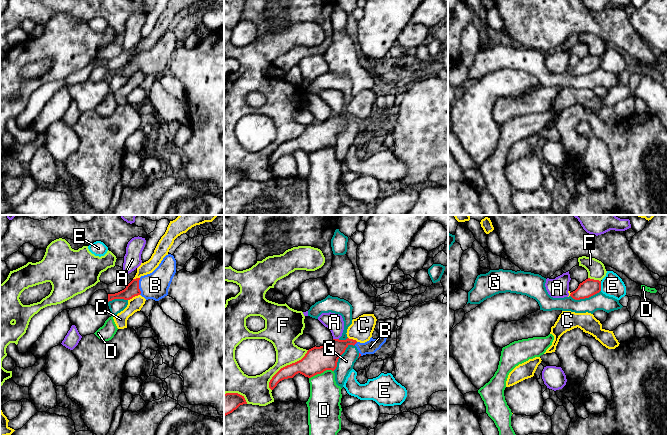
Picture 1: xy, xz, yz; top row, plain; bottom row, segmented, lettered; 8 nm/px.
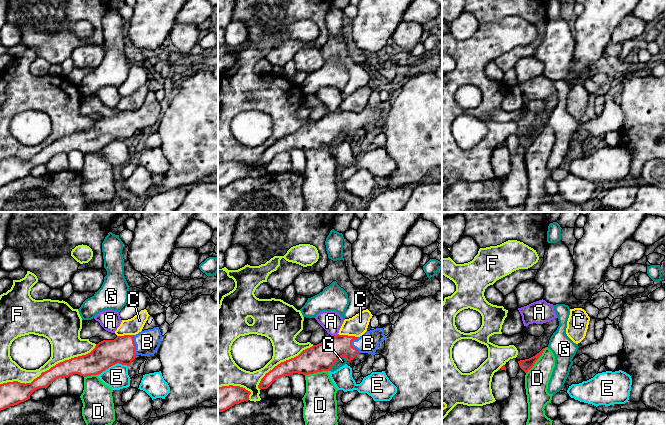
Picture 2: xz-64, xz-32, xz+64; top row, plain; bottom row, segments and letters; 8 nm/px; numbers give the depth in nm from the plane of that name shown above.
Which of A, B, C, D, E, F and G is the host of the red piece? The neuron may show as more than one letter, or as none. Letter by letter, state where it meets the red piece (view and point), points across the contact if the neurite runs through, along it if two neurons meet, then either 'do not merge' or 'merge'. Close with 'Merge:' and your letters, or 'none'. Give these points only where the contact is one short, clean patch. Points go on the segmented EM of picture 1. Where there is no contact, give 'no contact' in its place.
A: xz (336, 339) | along xz (333, 338), (338, 339) | do not merge
B: xy (138, 286) | across xy (132, 289), (138, 286), (155, 285) | merge
C: xy (133, 296) | along xy (139, 294), (128, 300) | do not merge
D: xz (321, 372) | along xz (333, 370), (324, 370), (309, 378) | do not merge
E: yz (600, 286) | do not merge
F: xz (285, 366) | do not merge
G: xz (341, 354) | along xz (354, 344), (346, 348), (333, 370) | do not merge
Merge: B

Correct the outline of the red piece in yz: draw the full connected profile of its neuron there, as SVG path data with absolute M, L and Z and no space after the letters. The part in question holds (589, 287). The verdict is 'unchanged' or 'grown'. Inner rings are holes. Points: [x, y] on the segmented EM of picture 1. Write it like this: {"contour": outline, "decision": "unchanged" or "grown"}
{"contour": "M586 279L579 284L578 288L571 292L570 296L575 300L589 298L601 291L601 281Z", "decision": "unchanged"}

